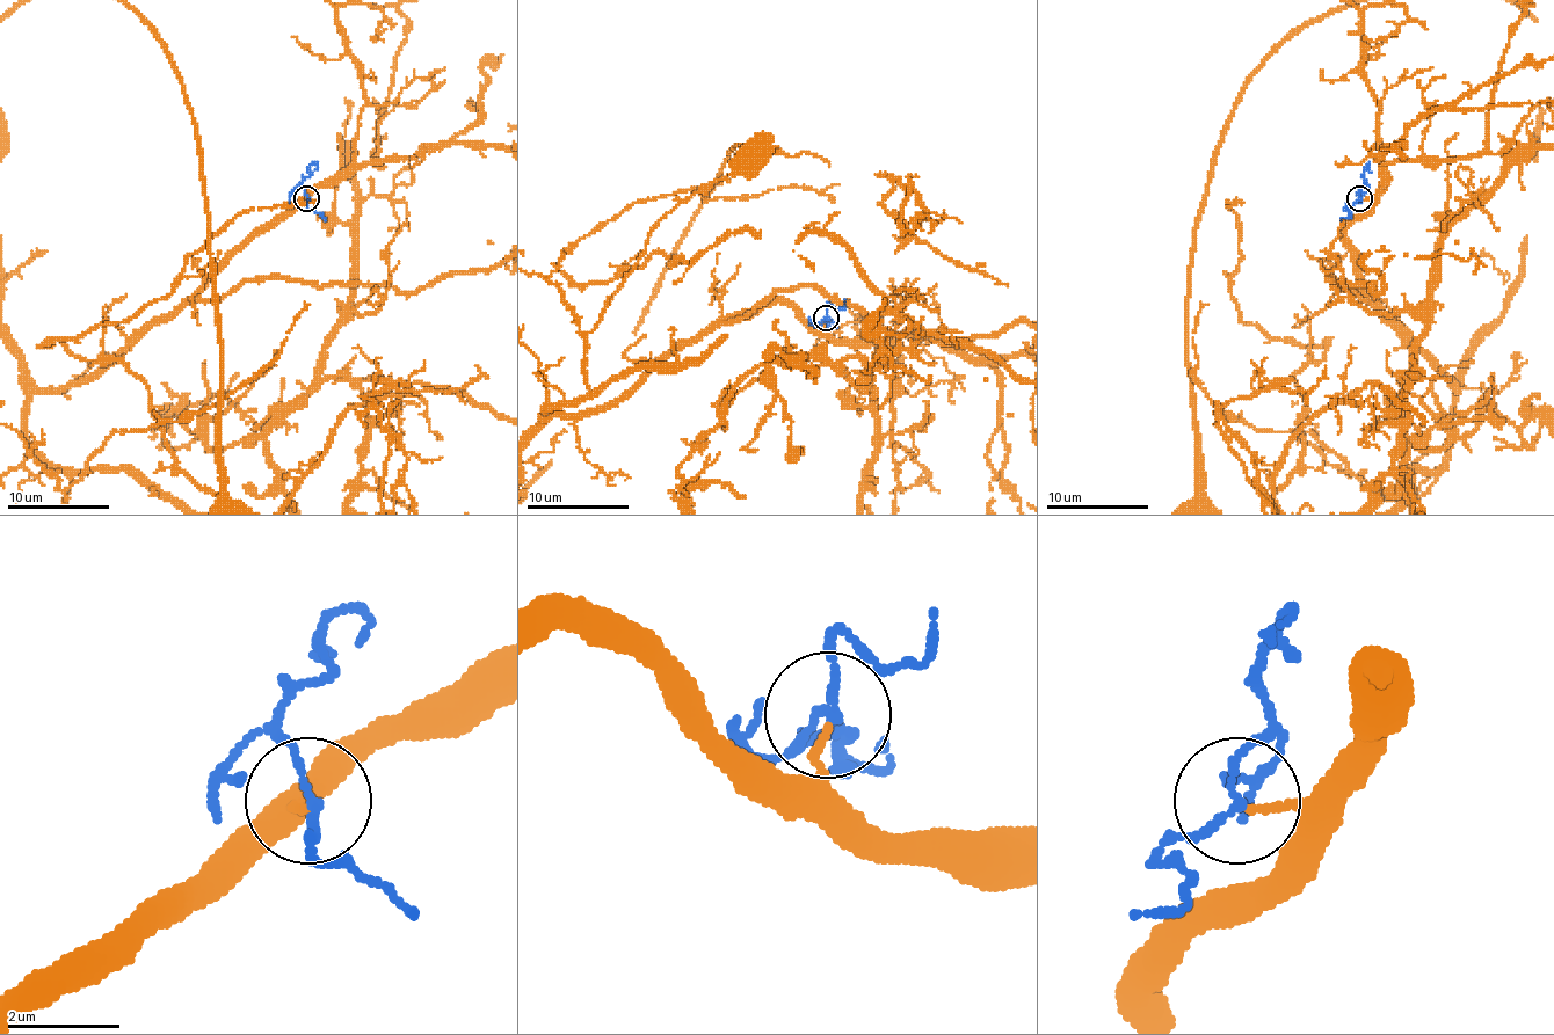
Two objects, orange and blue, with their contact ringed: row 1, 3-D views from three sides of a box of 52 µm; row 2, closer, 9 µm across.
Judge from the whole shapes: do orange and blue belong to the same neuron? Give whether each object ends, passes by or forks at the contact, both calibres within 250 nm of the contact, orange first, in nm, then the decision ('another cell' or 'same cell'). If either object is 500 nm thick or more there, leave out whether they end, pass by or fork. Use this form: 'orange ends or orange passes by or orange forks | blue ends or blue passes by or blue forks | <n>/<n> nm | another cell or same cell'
orange ends | blue passes by | 110/130 nm | another cell

